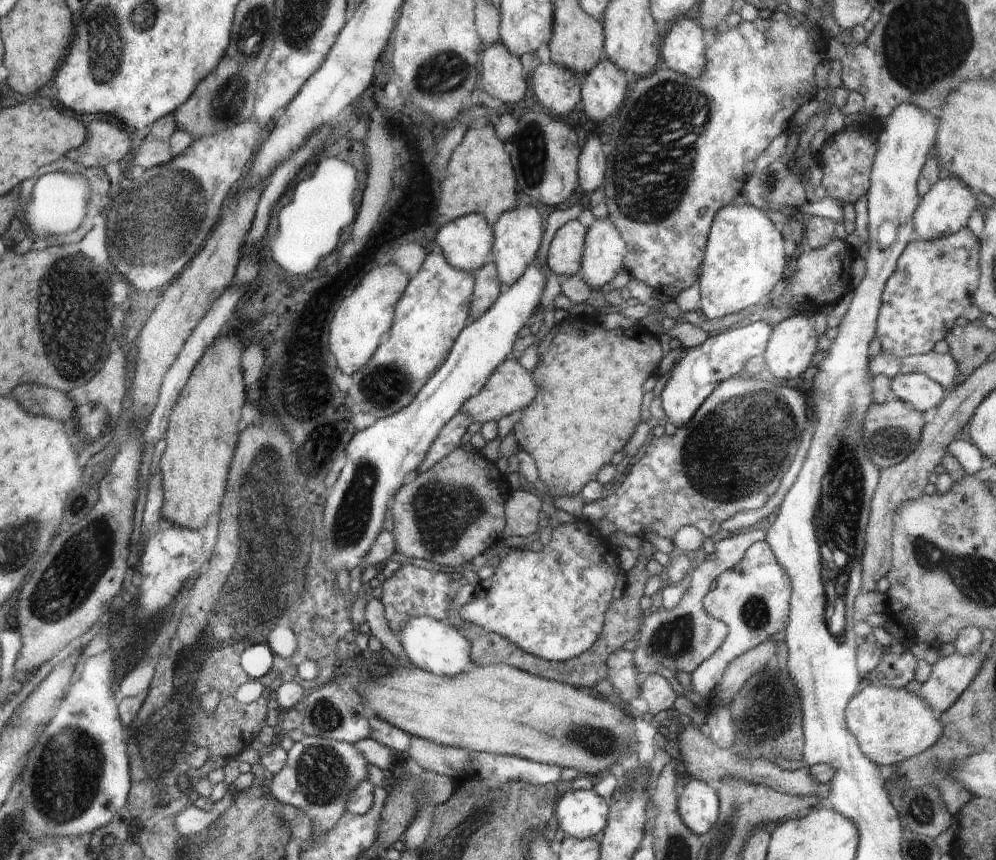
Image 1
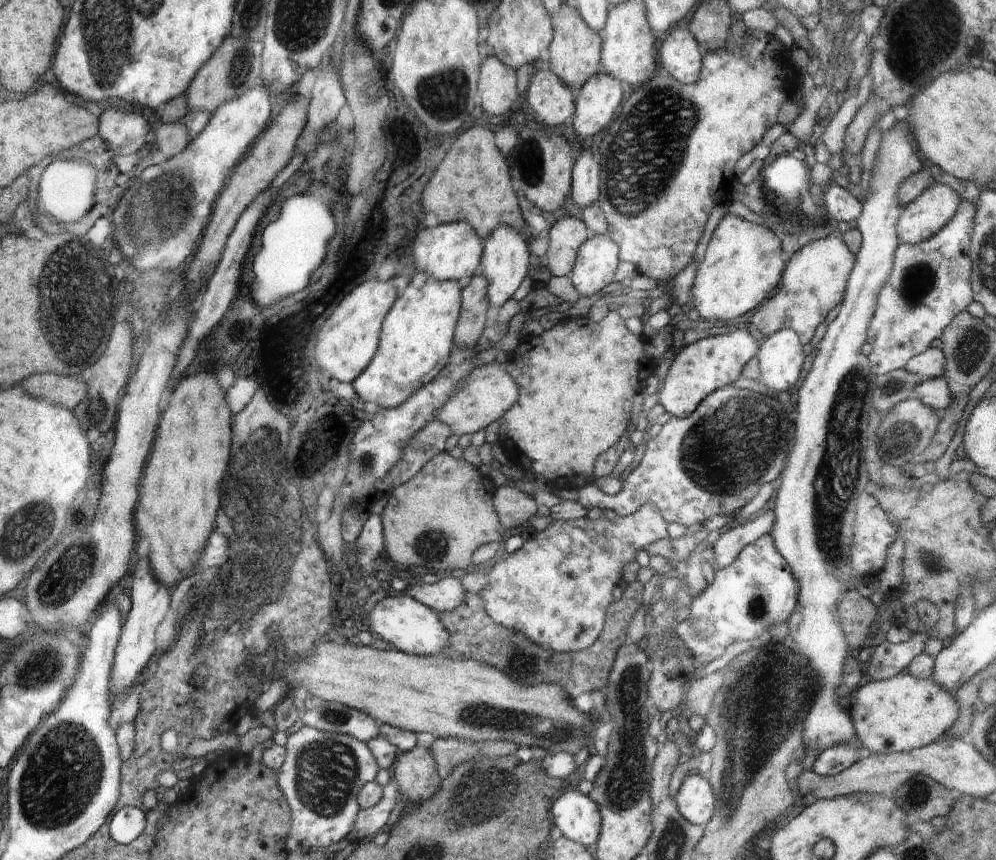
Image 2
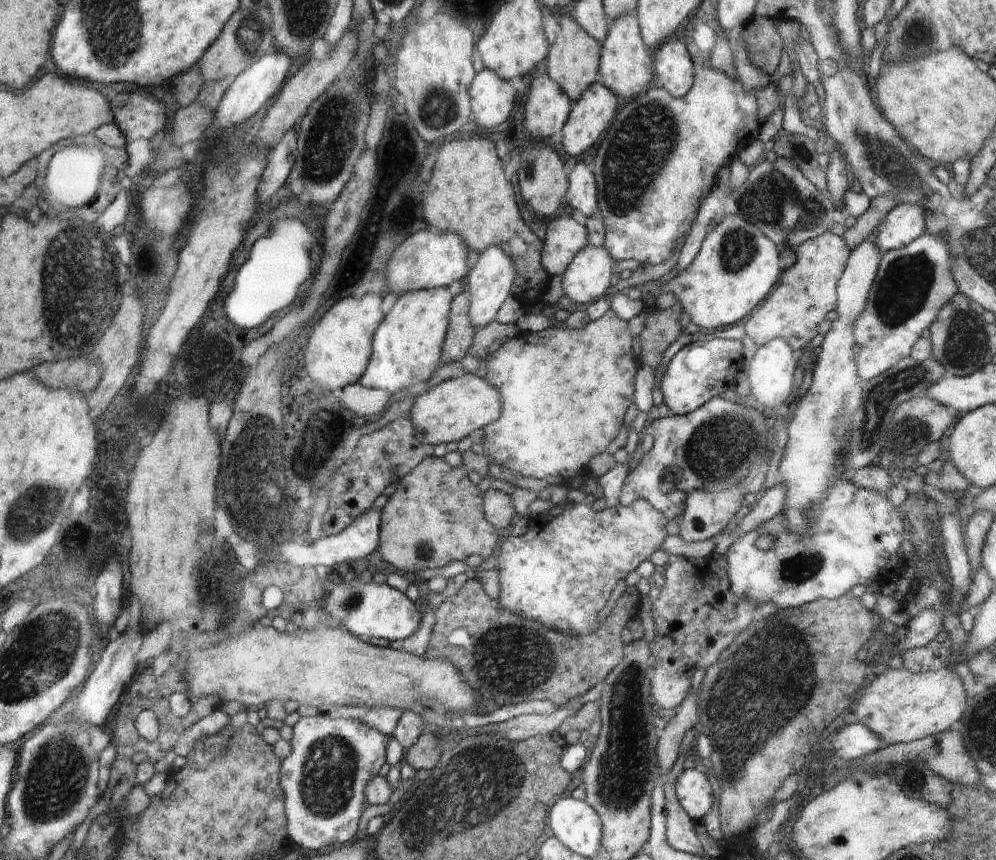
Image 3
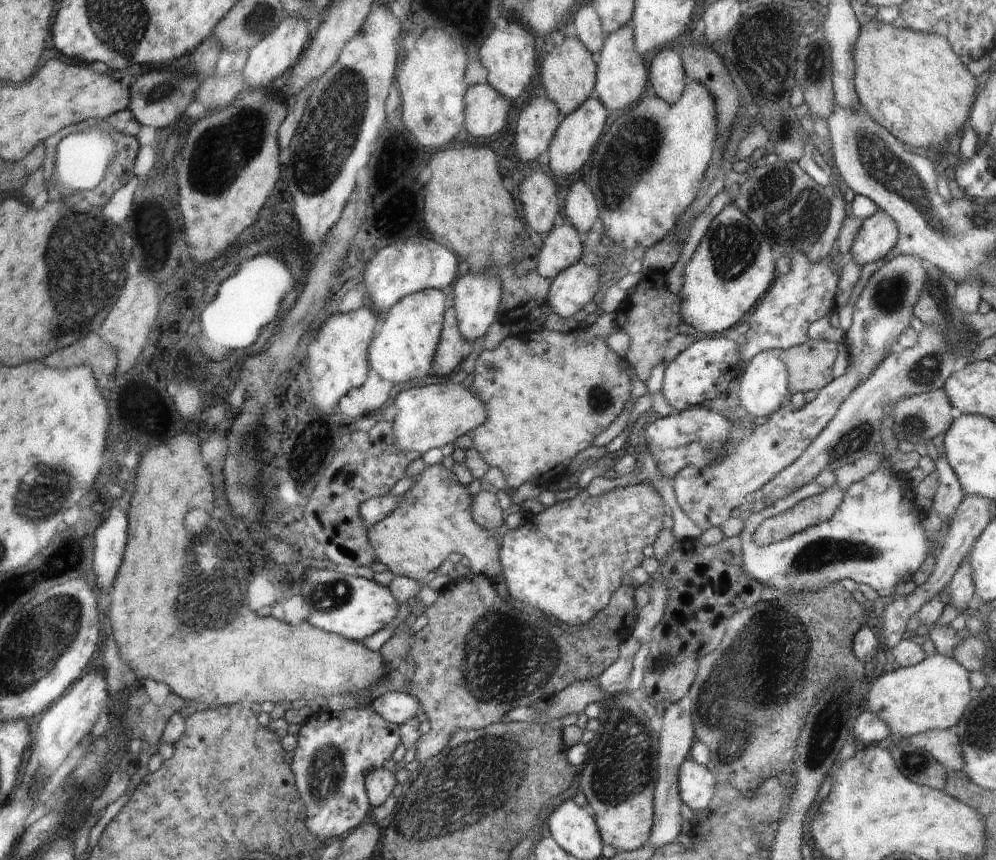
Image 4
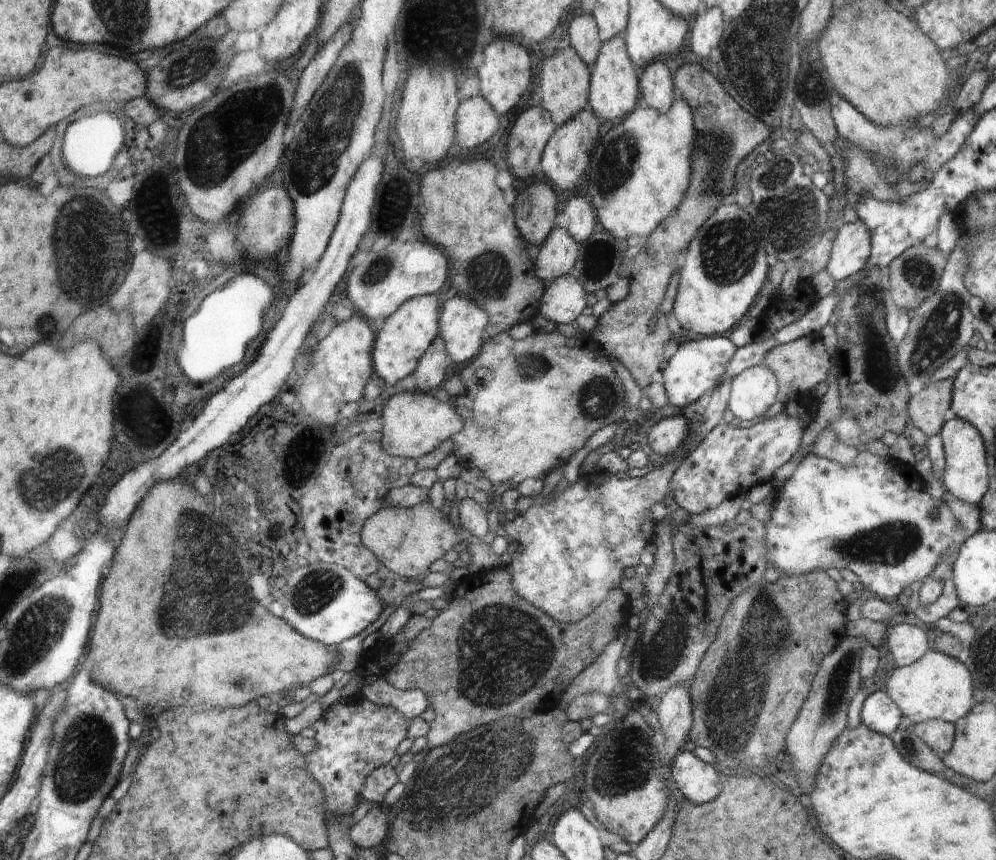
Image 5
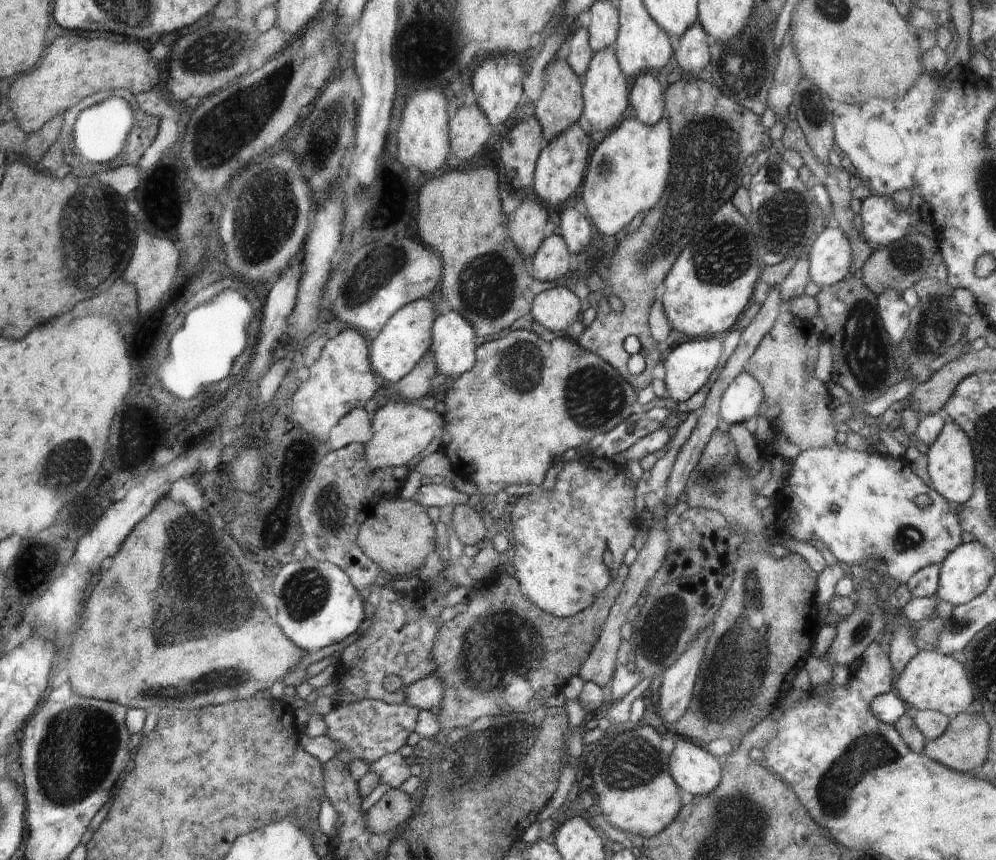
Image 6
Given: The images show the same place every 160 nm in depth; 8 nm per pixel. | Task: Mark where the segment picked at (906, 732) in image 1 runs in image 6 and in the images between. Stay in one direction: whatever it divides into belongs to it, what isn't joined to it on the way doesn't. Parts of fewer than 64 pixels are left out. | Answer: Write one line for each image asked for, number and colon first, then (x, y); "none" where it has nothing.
2: (902, 713)
3: (900, 706)
4: (933, 694)
5: (937, 686)
6: (933, 681)

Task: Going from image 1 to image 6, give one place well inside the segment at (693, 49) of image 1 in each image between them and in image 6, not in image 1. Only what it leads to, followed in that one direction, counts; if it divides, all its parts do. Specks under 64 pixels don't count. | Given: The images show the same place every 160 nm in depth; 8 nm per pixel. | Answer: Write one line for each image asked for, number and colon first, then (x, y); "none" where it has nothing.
2: (681, 57)
3: (674, 67)
4: (668, 78)
5: (656, 82)
6: (647, 101)

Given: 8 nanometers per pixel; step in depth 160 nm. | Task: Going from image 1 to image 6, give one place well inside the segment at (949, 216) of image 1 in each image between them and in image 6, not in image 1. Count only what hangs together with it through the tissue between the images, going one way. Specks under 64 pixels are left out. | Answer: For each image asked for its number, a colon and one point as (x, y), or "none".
2: (921, 219)
3: (903, 224)
4: (878, 234)
5: (851, 248)
6: (830, 255)

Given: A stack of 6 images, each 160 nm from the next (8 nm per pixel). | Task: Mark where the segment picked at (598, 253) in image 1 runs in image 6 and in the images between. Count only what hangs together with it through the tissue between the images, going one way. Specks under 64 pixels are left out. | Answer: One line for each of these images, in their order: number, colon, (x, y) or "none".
2: (598, 259)
3: (589, 275)
4: (575, 287)
5: (565, 298)
6: (556, 309)

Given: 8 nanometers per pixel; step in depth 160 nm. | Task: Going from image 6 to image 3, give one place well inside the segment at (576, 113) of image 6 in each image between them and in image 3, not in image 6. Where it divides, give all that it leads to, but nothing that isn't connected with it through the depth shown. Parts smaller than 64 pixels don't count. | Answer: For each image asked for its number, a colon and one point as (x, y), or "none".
3: (573, 62)
4: (568, 71)
5: (564, 79)

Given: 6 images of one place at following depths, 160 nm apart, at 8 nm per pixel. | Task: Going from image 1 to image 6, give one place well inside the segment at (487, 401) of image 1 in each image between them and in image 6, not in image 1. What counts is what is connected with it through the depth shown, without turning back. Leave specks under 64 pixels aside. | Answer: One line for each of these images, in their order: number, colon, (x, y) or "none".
2: (490, 392)
3: (452, 410)
4: (430, 417)
5: (414, 423)
6: (401, 430)

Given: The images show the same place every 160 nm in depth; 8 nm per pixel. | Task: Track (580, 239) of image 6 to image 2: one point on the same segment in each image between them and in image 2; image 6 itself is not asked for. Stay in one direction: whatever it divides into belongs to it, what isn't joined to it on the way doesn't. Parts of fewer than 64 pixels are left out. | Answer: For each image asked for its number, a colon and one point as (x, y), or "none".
2: (585, 181)
3: (582, 196)
4: (580, 206)
5: (582, 218)

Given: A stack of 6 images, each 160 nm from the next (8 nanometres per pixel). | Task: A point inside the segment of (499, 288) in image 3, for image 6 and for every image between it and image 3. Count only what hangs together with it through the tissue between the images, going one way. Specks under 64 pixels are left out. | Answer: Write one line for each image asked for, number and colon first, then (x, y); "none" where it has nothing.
4: (475, 298)
5: (462, 325)
6: (453, 340)

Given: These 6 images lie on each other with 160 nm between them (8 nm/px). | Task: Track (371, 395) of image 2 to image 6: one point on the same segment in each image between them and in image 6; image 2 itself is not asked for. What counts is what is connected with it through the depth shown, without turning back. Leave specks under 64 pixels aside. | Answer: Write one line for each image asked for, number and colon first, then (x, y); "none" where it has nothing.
3: (406, 348)
4: (403, 350)
5: (402, 341)
6: (396, 349)

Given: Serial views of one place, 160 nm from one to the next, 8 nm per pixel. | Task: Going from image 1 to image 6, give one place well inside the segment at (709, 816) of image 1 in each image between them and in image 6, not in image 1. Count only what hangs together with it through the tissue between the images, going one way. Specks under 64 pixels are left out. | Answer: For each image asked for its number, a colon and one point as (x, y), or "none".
2: (695, 800)
3: (695, 793)
4: (697, 783)
5: (699, 782)
6: (696, 772)

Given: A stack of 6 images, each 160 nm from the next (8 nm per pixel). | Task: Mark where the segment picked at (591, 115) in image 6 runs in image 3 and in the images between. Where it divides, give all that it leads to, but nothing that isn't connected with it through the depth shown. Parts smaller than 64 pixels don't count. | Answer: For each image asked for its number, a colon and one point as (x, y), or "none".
3: (626, 67)
4: (622, 78)
5: (614, 88)

